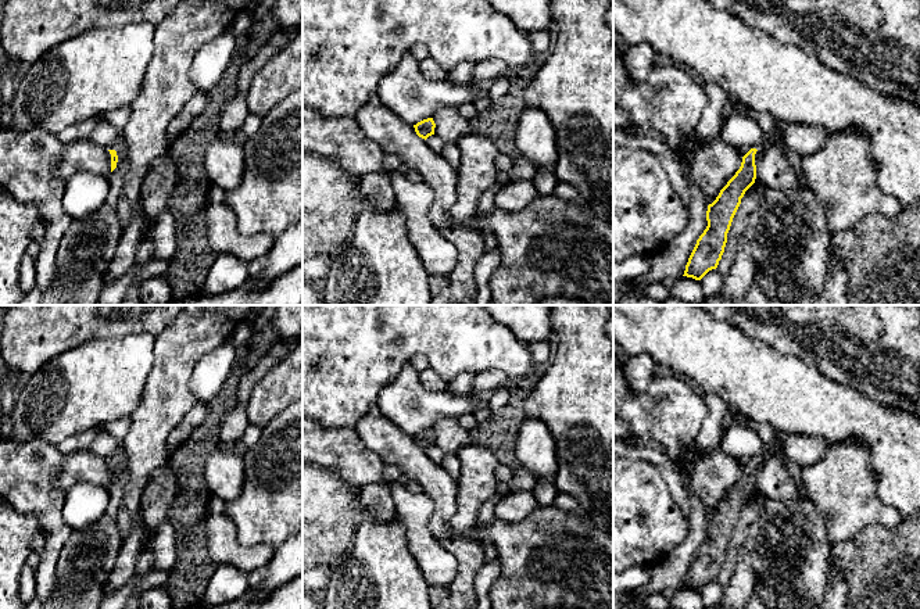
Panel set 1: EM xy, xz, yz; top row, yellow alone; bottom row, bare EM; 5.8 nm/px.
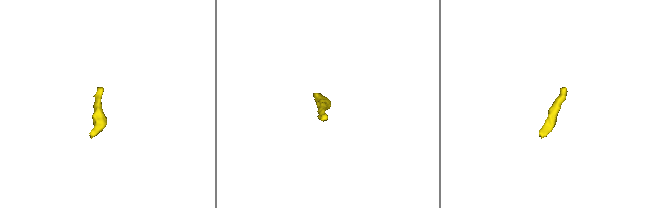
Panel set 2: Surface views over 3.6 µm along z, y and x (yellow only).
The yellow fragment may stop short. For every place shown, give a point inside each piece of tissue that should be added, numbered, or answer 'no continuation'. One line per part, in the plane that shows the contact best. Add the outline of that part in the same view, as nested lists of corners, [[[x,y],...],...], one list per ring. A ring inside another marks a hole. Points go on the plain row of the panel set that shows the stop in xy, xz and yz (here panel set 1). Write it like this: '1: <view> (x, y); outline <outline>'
1: xy (118, 455); outline [[[123,447],[115,449],[110,458],[110,461],[115,461],[117,462],[117,466],[118,468],[122,468],[126,465],[126,455],[125,455],[125,451],[123,451]]]

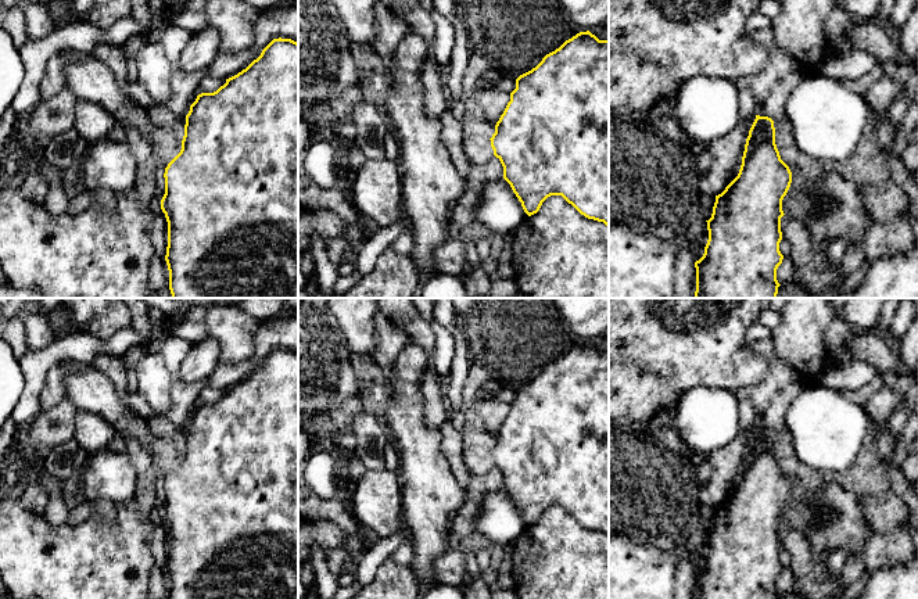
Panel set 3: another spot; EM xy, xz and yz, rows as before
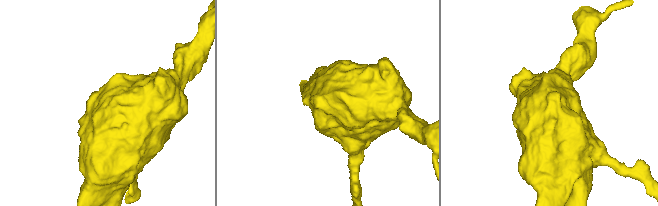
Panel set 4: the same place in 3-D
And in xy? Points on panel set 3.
1: xy (88, 388); outline [[[85,365],[75,372],[62,376],[67,399],[76,409],[96,413],[110,422],[116,433],[128,431],[141,441],[154,463],[172,471],[179,460],[179,452],[171,438],[157,438],[147,423],[130,405],[129,394],[119,395],[107,374],[92,365]]]

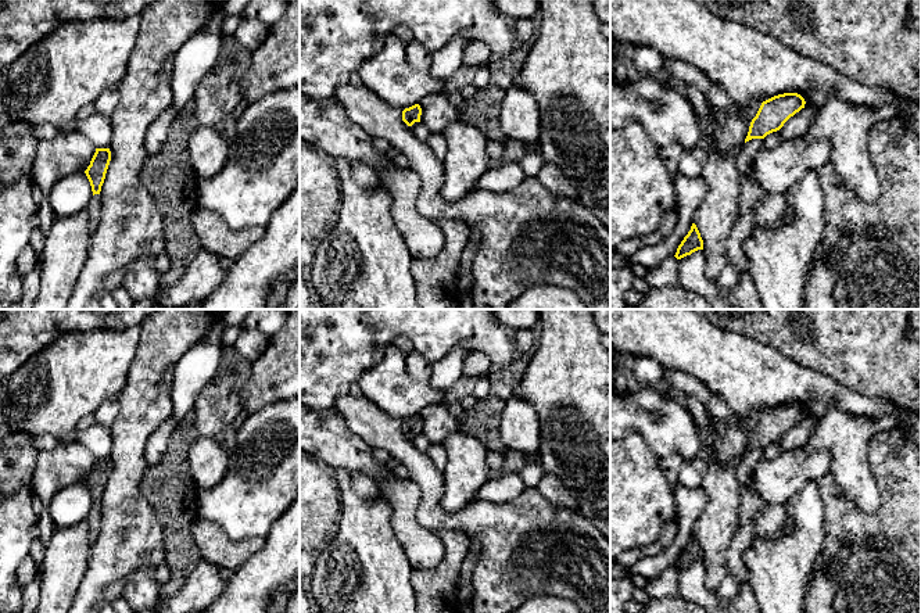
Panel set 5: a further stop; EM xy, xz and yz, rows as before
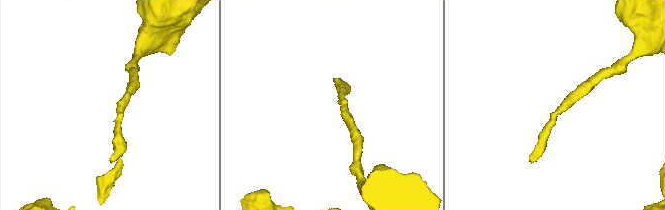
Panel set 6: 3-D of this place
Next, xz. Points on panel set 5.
no continuation

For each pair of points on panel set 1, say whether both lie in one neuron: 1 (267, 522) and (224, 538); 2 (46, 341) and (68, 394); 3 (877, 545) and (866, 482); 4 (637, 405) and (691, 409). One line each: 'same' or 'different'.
1: different
2: different
3: different
4: same

